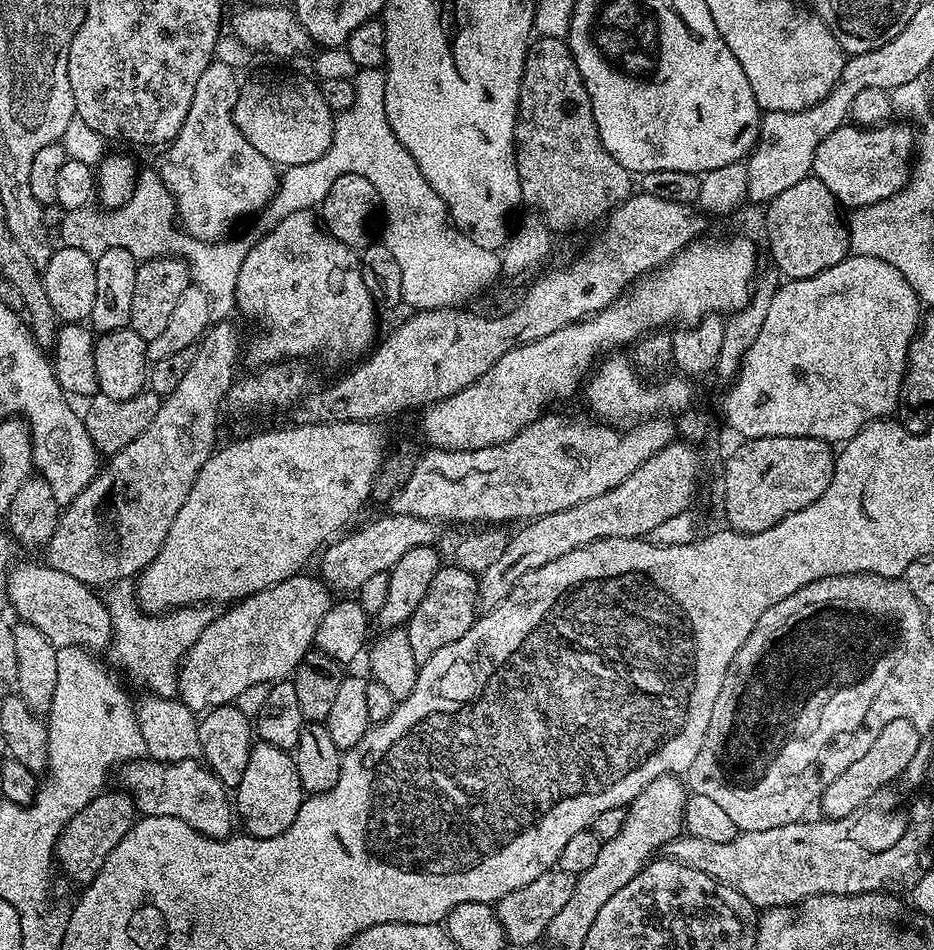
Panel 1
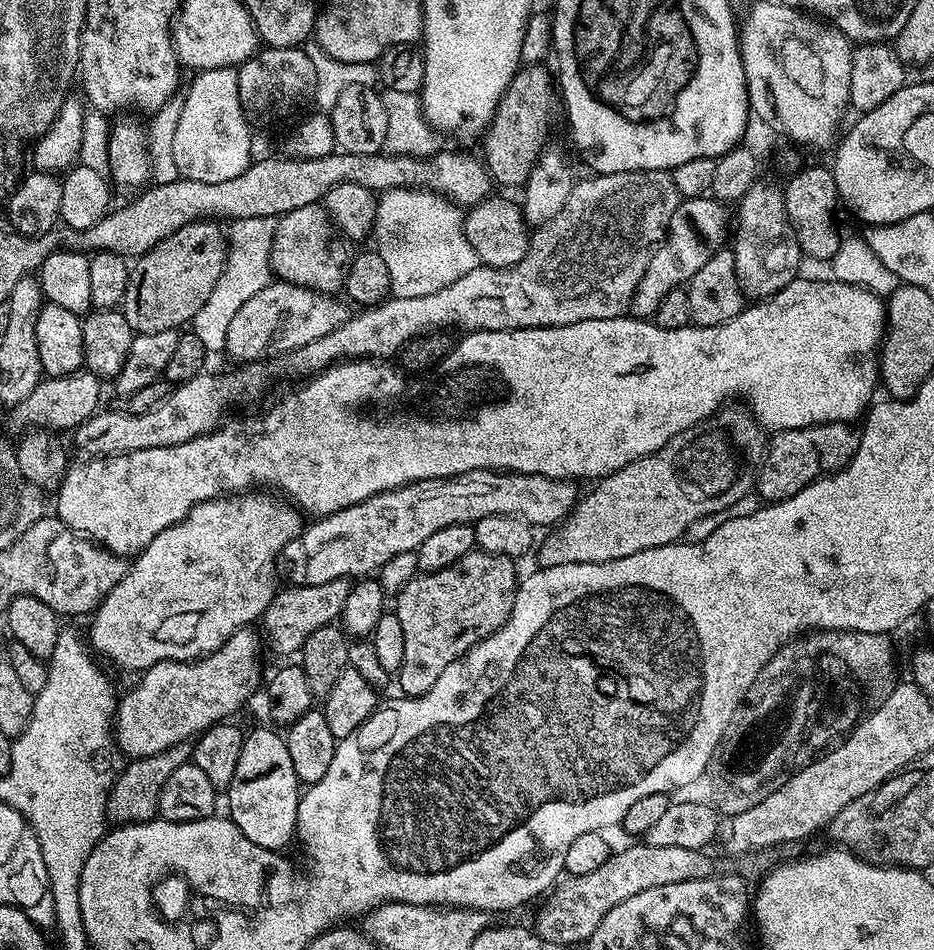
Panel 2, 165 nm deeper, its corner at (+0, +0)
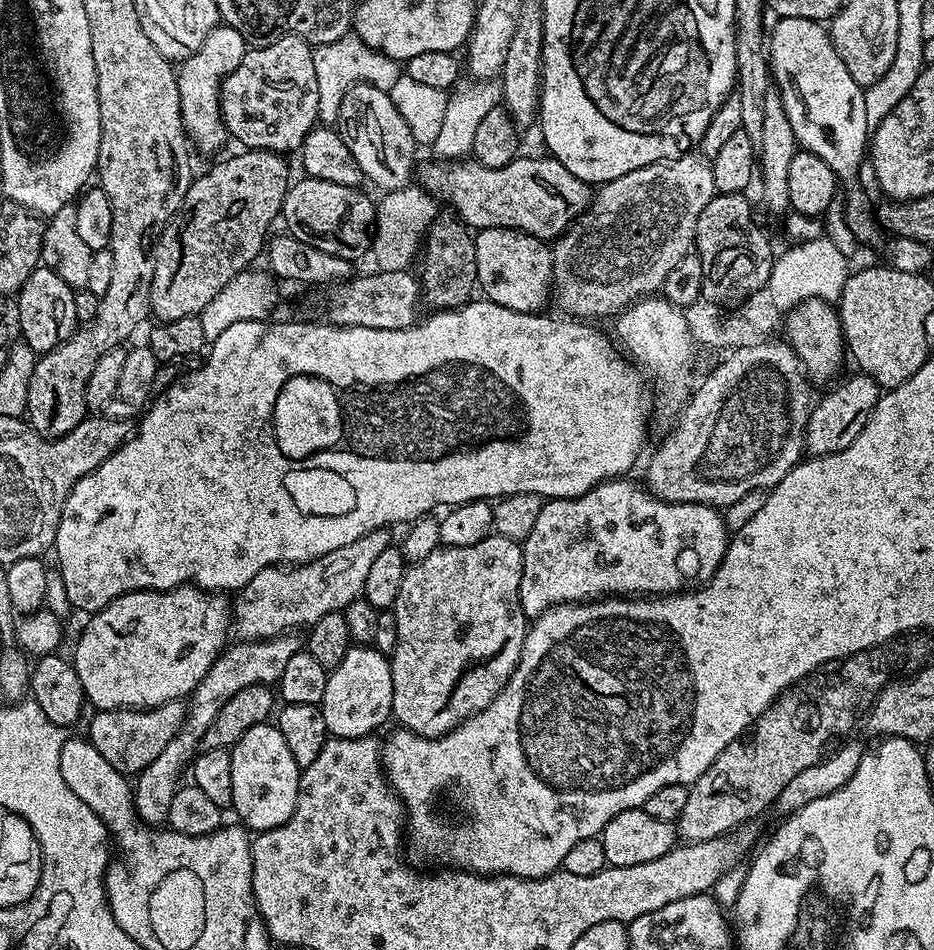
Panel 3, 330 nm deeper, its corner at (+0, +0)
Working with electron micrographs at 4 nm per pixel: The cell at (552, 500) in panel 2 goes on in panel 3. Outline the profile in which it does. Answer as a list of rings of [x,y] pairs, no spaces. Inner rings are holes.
[[[384,530],[369,532],[358,542],[342,546],[317,560],[309,560],[292,567],[263,568],[234,600],[234,632],[241,641],[279,636],[285,630],[296,630],[299,624],[310,626],[322,614],[339,612],[354,602],[364,591],[366,574],[374,558],[390,546],[389,533]]]

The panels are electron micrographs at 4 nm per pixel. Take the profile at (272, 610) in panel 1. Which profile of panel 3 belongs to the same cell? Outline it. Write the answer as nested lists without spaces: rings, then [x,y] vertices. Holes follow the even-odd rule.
[[[168,700],[155,706],[100,710],[95,715],[86,732],[87,739],[91,740],[98,754],[102,754],[102,758],[106,758],[106,762],[114,766],[114,770],[138,774],[143,768],[150,766],[150,762],[154,762],[154,758],[158,758],[158,754],[166,750],[170,738],[178,734],[184,724],[186,708],[180,700]]]

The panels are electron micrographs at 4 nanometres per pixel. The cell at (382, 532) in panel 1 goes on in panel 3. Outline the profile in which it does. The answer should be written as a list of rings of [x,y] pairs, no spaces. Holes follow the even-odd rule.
[[[281,634],[234,644],[221,652],[220,657],[213,662],[210,670],[202,678],[196,691],[192,693],[190,697],[192,705],[190,703],[187,705],[184,724],[178,730],[178,734],[174,734],[166,750],[162,750],[162,754],[158,754],[158,758],[154,758],[154,762],[150,762],[150,766],[143,768],[135,777],[136,810],[139,819],[149,826],[160,826],[167,821],[170,802],[174,802],[176,789],[182,784],[180,771],[183,768],[185,771],[190,761],[197,755],[210,722],[214,722],[218,710],[222,710],[222,706],[230,702],[230,698],[238,694],[238,690],[246,690],[246,686],[275,685],[282,678],[282,670],[286,670],[290,658],[294,658],[294,654],[302,648],[301,637],[299,640],[296,634]]]

